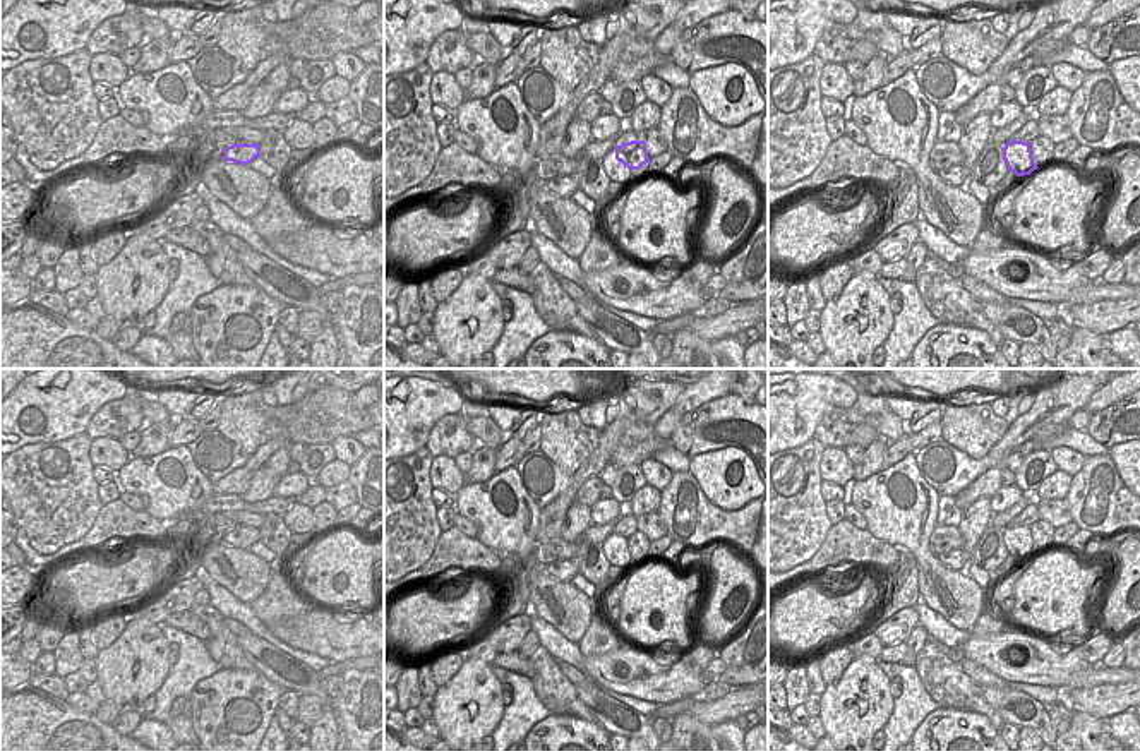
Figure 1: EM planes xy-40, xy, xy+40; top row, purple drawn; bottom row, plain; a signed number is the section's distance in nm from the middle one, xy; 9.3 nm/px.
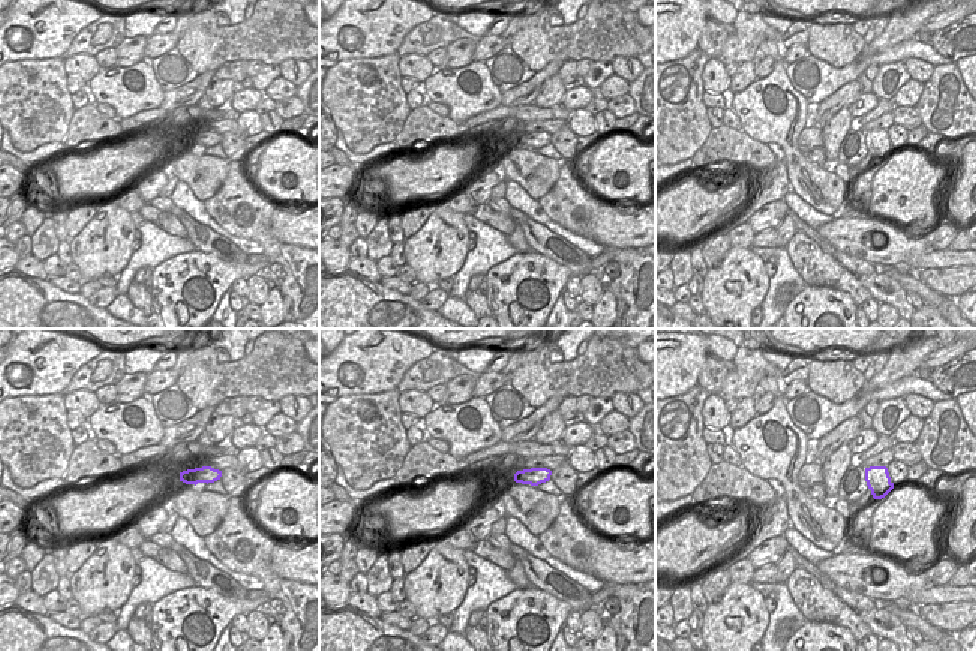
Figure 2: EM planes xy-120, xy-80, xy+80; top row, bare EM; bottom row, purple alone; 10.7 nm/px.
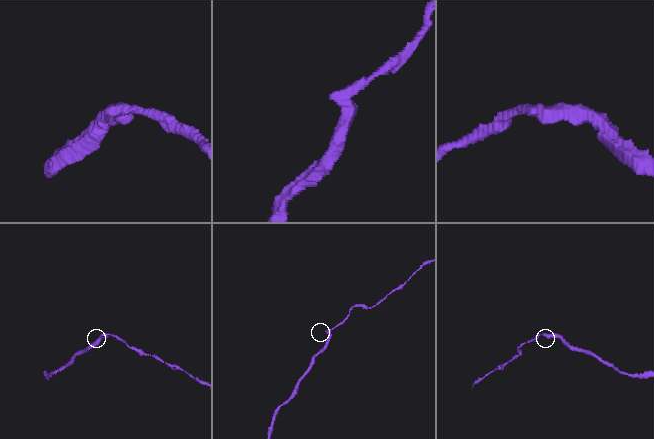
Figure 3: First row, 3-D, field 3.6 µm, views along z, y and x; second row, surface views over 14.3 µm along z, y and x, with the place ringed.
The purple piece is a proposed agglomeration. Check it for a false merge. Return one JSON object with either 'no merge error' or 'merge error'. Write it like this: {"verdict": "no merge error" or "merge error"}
{"verdict": "merge error"}

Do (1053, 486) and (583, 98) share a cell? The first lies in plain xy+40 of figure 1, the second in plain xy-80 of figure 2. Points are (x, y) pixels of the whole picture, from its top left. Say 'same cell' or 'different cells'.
same cell

